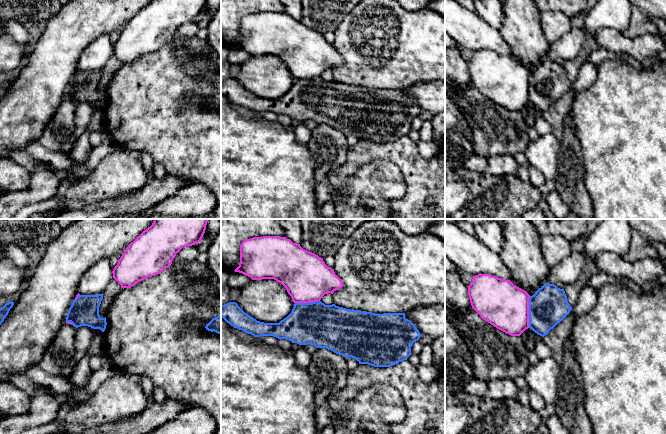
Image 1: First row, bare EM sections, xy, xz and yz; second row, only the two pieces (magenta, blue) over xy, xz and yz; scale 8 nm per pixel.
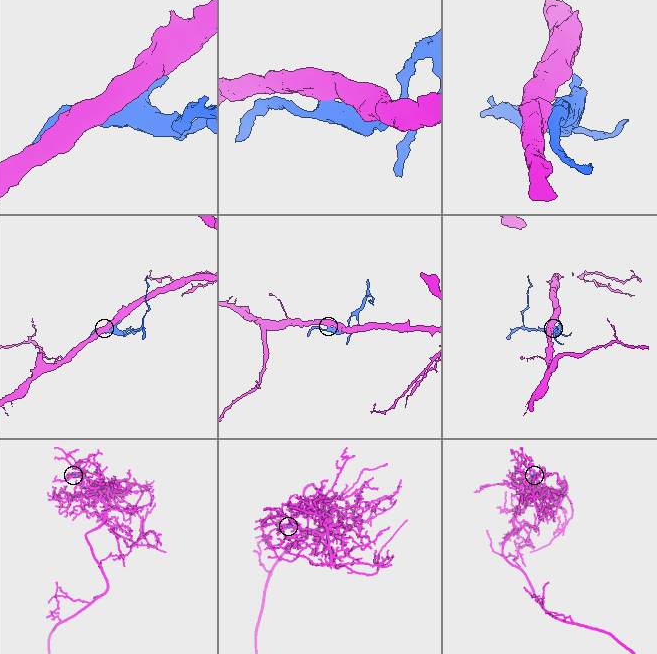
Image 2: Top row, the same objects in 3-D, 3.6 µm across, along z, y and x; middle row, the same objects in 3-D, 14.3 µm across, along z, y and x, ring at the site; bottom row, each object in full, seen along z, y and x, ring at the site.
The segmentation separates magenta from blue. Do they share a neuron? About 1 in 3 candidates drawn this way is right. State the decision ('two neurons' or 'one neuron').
two neurons

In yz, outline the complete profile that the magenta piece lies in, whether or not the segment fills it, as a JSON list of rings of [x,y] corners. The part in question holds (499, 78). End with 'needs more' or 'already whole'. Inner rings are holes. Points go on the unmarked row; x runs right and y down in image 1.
[[[490,50],[475,51],[468,71],[472,84],[497,105],[520,112],[529,104],[530,71],[510,56]]]; already whole

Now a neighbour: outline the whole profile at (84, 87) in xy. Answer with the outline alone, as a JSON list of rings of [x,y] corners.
[[[103,69],[98,71],[79,71],[68,86],[66,98],[71,98],[74,103],[88,102],[93,105],[106,105],[106,93],[101,94],[99,83]]]

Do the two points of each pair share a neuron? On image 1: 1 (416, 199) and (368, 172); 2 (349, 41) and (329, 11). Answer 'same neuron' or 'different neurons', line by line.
1: different neurons
2: different neurons

